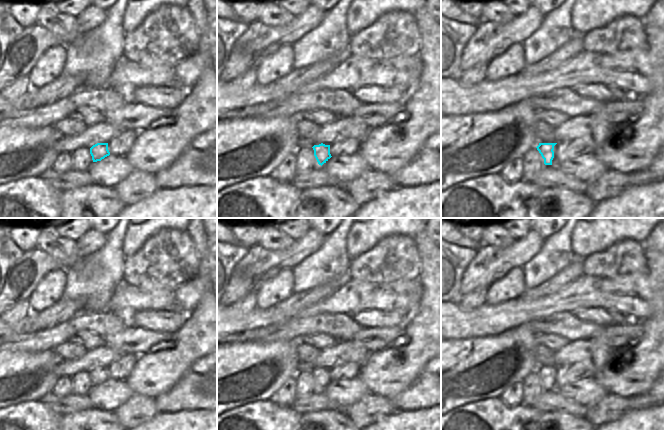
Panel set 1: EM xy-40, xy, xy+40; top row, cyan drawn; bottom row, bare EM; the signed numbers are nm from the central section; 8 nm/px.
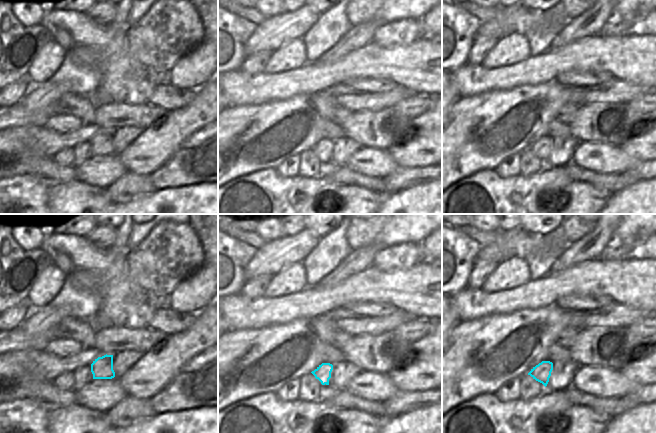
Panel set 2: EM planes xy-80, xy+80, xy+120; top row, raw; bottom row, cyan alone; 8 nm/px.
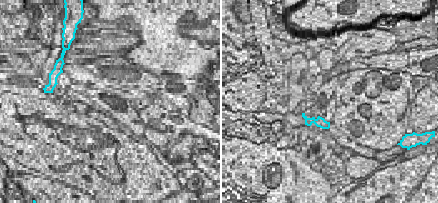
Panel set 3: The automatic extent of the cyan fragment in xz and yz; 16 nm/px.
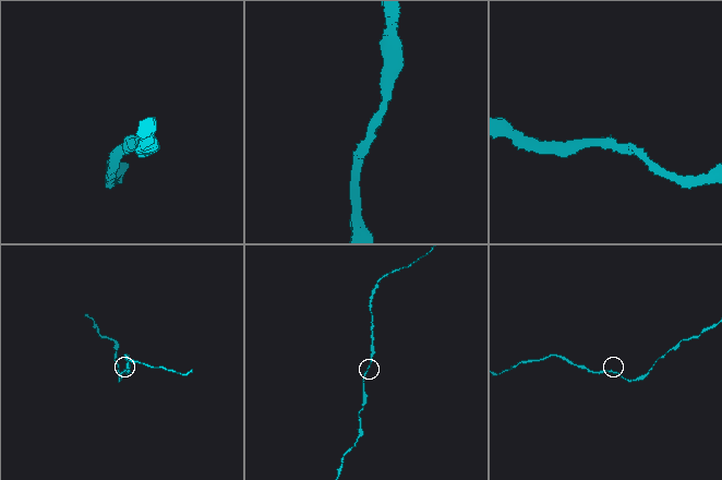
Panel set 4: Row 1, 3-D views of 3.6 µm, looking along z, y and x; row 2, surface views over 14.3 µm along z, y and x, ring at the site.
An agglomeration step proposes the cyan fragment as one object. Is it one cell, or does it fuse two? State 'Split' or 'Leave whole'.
Leave whole

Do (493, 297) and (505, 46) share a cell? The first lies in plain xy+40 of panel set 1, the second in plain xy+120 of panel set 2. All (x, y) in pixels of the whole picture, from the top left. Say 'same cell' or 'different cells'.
same cell

